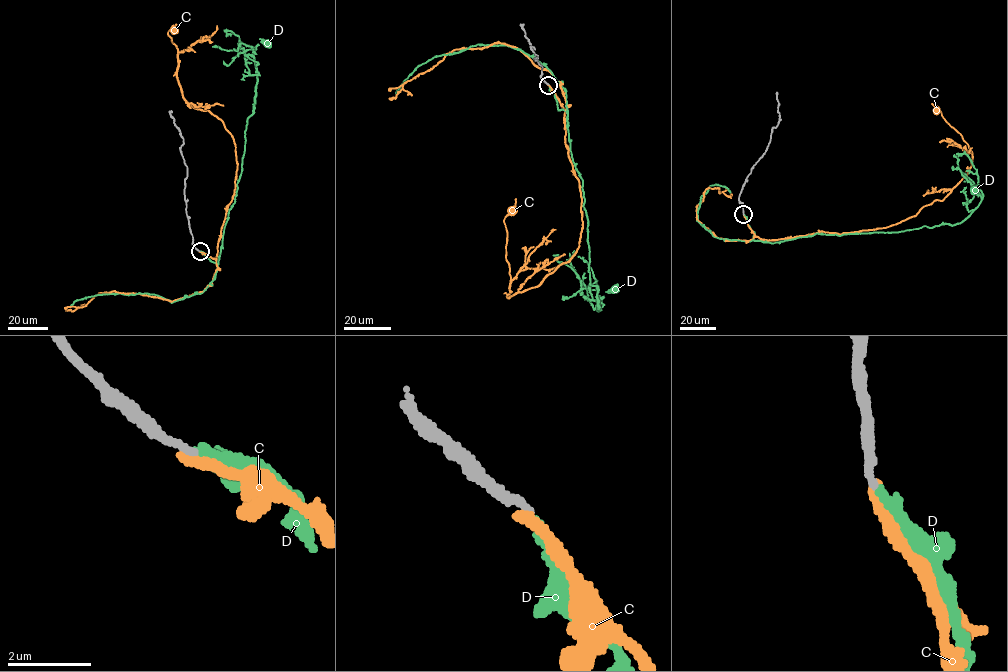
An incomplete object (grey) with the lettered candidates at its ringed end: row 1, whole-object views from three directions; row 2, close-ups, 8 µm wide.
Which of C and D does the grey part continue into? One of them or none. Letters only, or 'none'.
D

